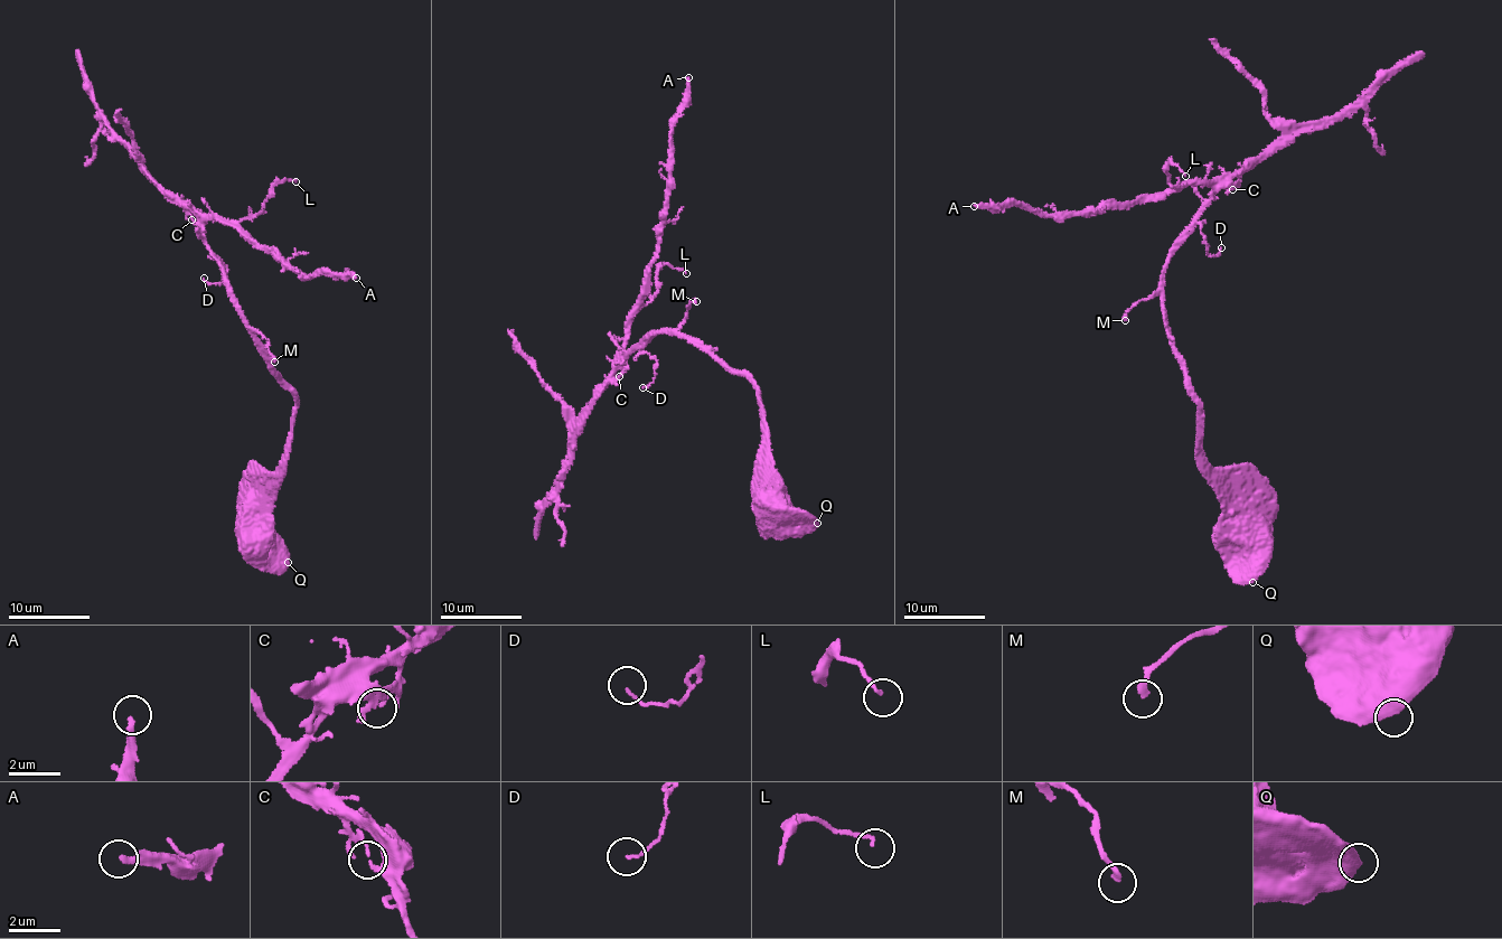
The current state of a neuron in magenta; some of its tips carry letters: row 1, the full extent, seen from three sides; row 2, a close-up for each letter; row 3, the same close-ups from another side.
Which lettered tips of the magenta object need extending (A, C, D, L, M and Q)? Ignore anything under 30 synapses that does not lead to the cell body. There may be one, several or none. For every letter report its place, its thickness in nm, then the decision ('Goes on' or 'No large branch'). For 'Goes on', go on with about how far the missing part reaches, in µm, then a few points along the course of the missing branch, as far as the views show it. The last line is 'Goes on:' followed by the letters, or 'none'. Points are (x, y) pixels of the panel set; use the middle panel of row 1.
A: Place: (688, 77). Thickness 220 nm. Goes on. Missing length about 80 µm
C: Place: (619, 376). Thickness 120 nm. No large branch
D: Place: (642, 387). Thickness 100 nm. No large branch
L: Place: (686, 273). Thickness 140 nm. No large branch
M: Place: (696, 301). Thickness 200 nm. No large branch
Q: Place: (817, 523). Thickness 700 nm. No large branch
Goes on: A

